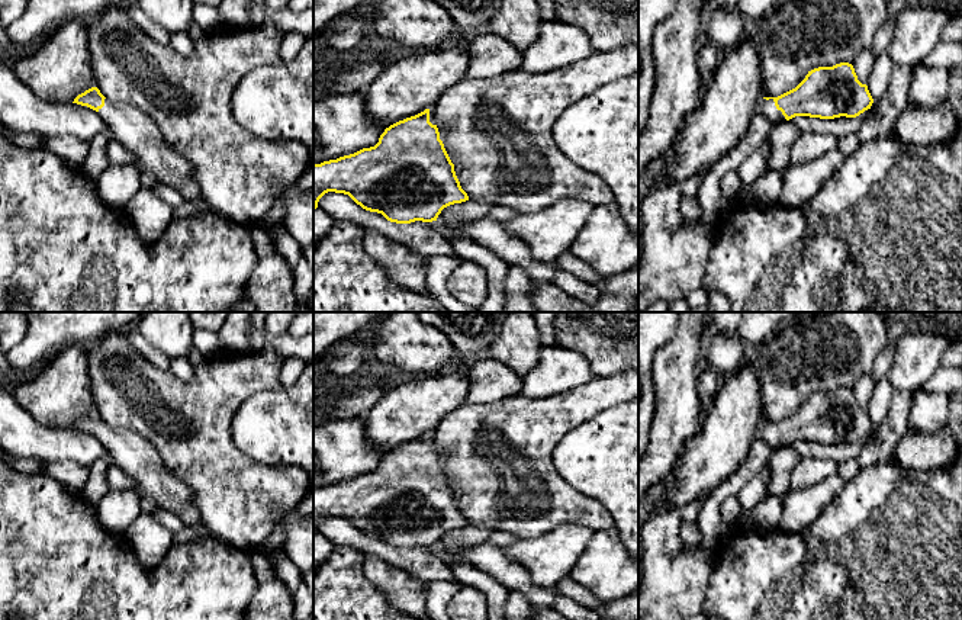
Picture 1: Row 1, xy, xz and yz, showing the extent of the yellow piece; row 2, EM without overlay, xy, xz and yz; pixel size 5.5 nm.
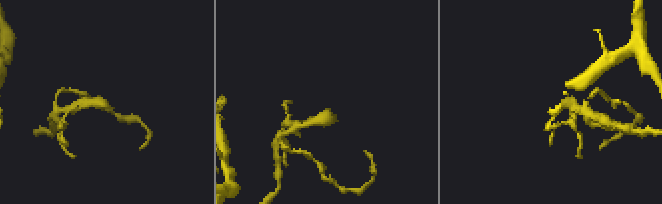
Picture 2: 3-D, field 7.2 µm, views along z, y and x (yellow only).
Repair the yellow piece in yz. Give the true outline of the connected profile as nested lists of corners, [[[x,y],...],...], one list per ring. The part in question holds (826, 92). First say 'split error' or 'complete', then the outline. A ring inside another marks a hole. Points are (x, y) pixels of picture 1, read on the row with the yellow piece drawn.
split error; [[[840,62],[808,71],[795,89],[778,97],[762,97],[757,110],[779,125],[795,116],[856,118],[872,103],[868,86],[858,80],[853,65]]]

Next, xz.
split error; [[[432,107],[386,128],[374,147],[313,164],[313,209],[328,192],[348,195],[363,209],[396,224],[432,222],[444,208],[469,200],[444,148]]]

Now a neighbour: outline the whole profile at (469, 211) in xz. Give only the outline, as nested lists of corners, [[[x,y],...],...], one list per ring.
[[[466,200],[461,203],[454,203],[441,211],[438,215],[438,221],[441,222],[473,222],[479,221],[480,218],[488,216],[490,209],[495,206],[492,200]]]

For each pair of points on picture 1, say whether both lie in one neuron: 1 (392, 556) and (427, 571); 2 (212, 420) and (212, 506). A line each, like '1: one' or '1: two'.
1: one
2: one

